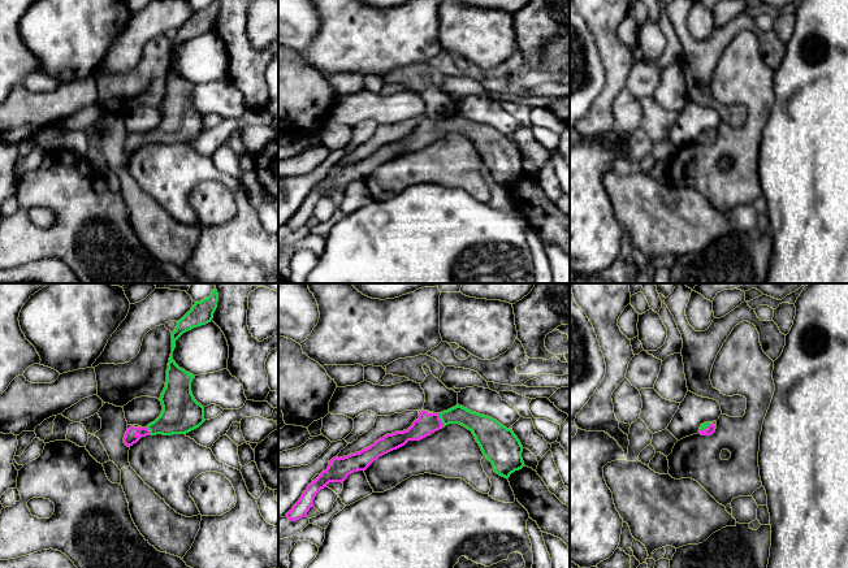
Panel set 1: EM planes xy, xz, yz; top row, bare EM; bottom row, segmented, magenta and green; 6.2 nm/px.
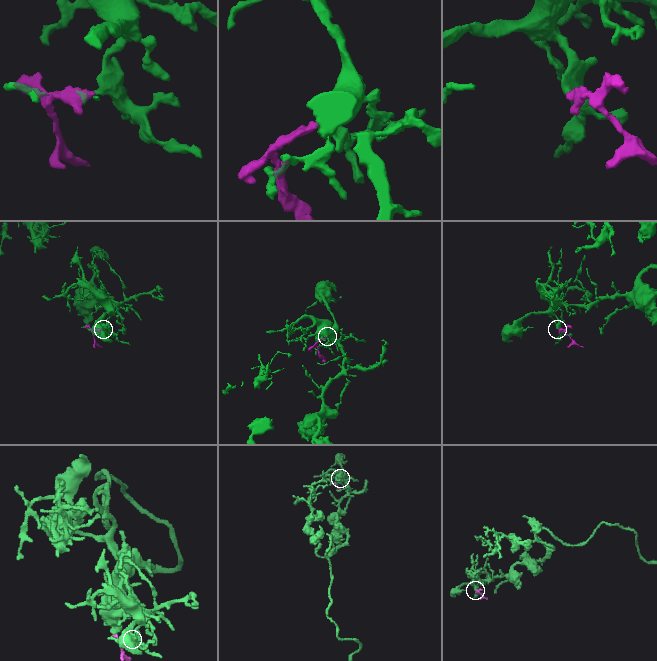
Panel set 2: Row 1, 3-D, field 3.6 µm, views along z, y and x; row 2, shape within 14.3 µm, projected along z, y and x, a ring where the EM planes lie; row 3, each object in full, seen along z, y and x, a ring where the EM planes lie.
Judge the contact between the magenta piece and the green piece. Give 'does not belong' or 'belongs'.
belongs

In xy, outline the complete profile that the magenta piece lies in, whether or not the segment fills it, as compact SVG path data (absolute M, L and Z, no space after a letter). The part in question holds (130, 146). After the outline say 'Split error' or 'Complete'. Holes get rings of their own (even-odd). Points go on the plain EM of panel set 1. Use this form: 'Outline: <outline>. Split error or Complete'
Outline: M212 0L208 6L195 10L191 18L177 30L172 42L172 62L166 78L166 91L159 109L163 120L160 125L146 136L130 135L124 146L124 152L130 156L146 144L186 143L199 136L204 129L204 116L198 112L191 101L194 83L179 77L173 69L176 49L186 40L212 30L217 17L219 3Z. Split error

